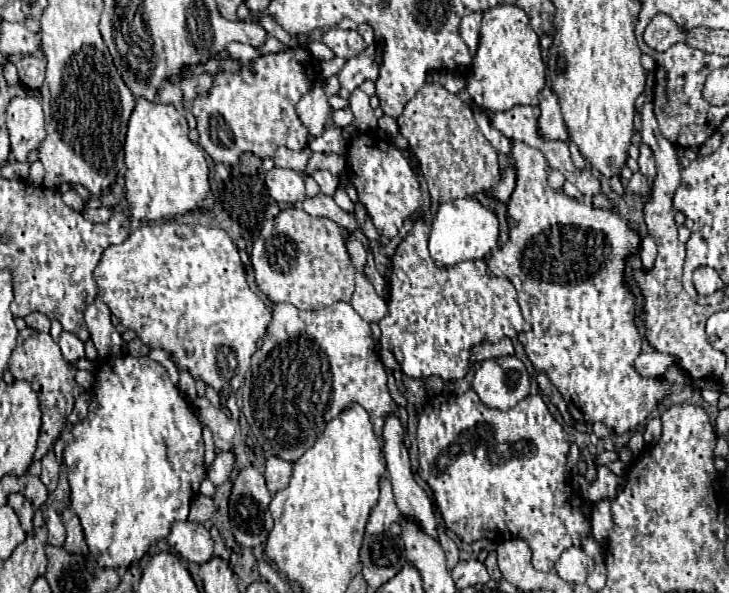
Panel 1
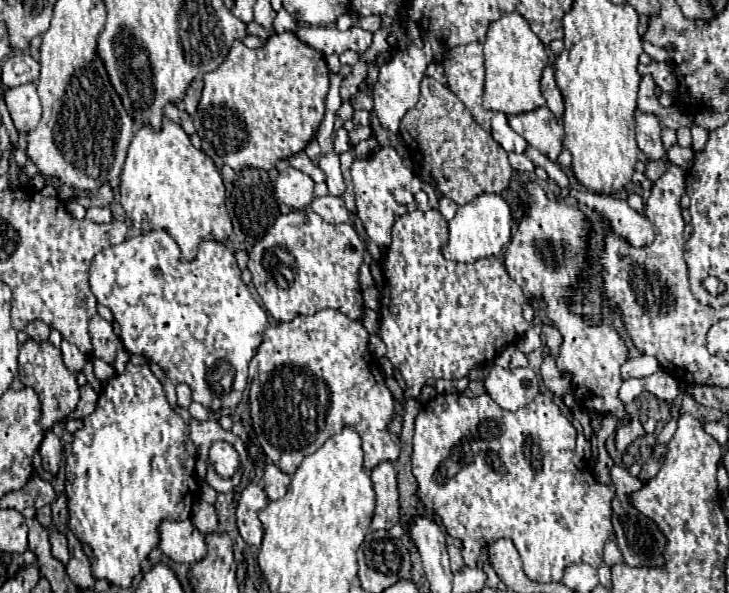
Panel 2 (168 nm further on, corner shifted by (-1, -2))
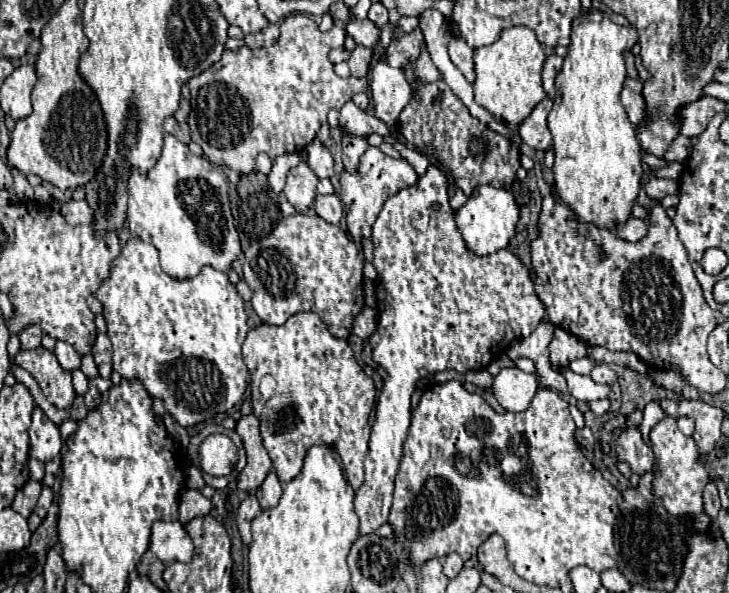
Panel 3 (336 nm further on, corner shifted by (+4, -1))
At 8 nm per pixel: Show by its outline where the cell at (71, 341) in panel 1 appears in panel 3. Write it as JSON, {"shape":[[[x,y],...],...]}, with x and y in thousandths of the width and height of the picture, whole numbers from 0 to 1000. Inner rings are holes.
{"shape":[[[78,575],[73,595],[75,595],[75,602],[78,602],[78,609],[84,612],[86,622],[100,626],[100,622],[108,622],[111,619],[111,602],[108,602],[108,595],[95,578]]]}

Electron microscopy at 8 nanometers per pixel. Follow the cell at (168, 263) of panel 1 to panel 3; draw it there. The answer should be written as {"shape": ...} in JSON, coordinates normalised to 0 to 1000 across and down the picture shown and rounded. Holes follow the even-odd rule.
{"shape":[[[177,403],[171,410],[171,417],[166,420],[166,430],[158,437],[158,450],[152,454],[152,467],[147,474],[141,474],[141,481],[136,484],[136,491],[130,494],[136,501],[136,508],[141,511],[141,535],[147,541],[147,565],[155,578],[155,622],[169,636],[169,639],[191,639],[202,663],[210,669],[210,673],[221,673],[224,683],[226,683],[226,693],[240,707],[240,713],[246,713],[248,720],[267,720],[270,713],[281,713],[287,707],[292,707],[298,696],[309,696],[314,693],[336,663],[339,656],[339,639],[342,639],[342,622],[336,619],[333,612],[333,602],[331,602],[331,582],[339,568],[339,531],[336,531],[336,521],[333,521],[333,504],[328,501],[322,481],[314,477],[311,470],[311,460],[303,460],[303,457],[295,457],[289,450],[278,450],[276,460],[267,467],[267,470],[237,470],[232,467],[229,460],[221,457],[218,450],[218,433],[215,433],[215,420],[193,403]]]}

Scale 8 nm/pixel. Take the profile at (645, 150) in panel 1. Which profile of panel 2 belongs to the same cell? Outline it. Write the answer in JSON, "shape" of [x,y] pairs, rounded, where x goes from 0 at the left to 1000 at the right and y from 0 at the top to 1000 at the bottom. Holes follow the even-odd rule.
{"shape":[[[872,185],[872,239],[875,250],[886,260],[889,273],[914,263],[905,236],[905,206],[897,192],[881,192],[878,185]]]}

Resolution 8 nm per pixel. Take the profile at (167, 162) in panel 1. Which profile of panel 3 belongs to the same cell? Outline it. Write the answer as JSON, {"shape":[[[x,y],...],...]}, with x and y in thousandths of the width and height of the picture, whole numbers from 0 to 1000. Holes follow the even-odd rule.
{"shape":[[[232,224],[226,228],[224,258],[202,298],[182,292],[177,302],[174,379],[182,400],[207,410],[218,423],[221,454],[240,470],[267,467],[281,447],[314,457],[331,427],[314,352],[311,298],[284,265],[262,261],[257,245]]]}

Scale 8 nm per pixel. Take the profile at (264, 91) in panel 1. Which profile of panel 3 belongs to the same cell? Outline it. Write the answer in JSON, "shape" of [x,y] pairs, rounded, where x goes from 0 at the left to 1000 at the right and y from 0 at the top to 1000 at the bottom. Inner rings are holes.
{"shape":[[[418,22],[394,25],[385,39],[385,62],[369,83],[342,83],[331,79],[328,86],[309,83],[303,99],[292,106],[284,120],[265,130],[257,143],[262,150],[262,191],[259,191],[259,218],[267,241],[278,248],[281,265],[300,282],[314,282],[328,292],[344,292],[350,285],[353,258],[366,258],[369,265],[380,265],[388,258],[410,258],[418,251],[443,204],[449,204],[451,184],[468,184],[481,160],[503,153],[501,130],[476,130],[468,133],[457,120],[457,106],[451,103],[451,86],[460,79],[471,79],[473,49],[471,39],[460,39],[451,52],[440,56],[435,39]]]}

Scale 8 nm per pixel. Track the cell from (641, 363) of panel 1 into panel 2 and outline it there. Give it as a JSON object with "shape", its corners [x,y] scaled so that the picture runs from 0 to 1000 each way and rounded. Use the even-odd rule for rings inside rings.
{"shape":[[[881,597],[881,600],[875,600],[875,604],[861,607],[861,610],[853,617],[850,634],[853,634],[853,641],[859,641],[859,637],[886,637],[886,634],[903,627],[903,624],[905,624],[903,607],[900,607],[897,600]]]}

